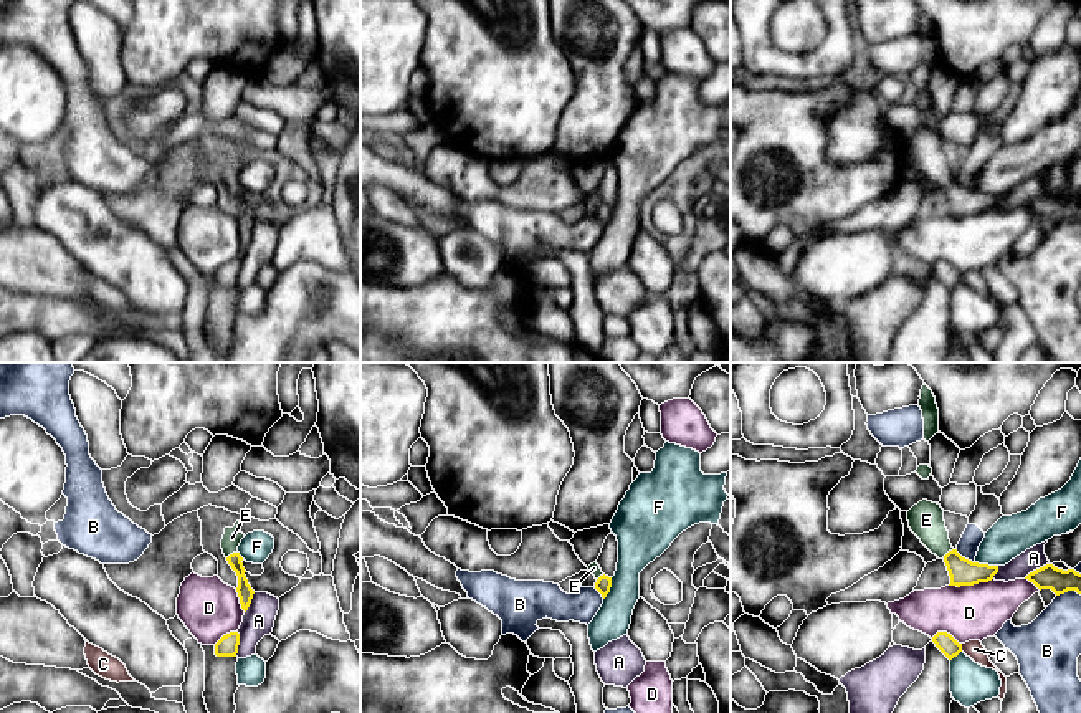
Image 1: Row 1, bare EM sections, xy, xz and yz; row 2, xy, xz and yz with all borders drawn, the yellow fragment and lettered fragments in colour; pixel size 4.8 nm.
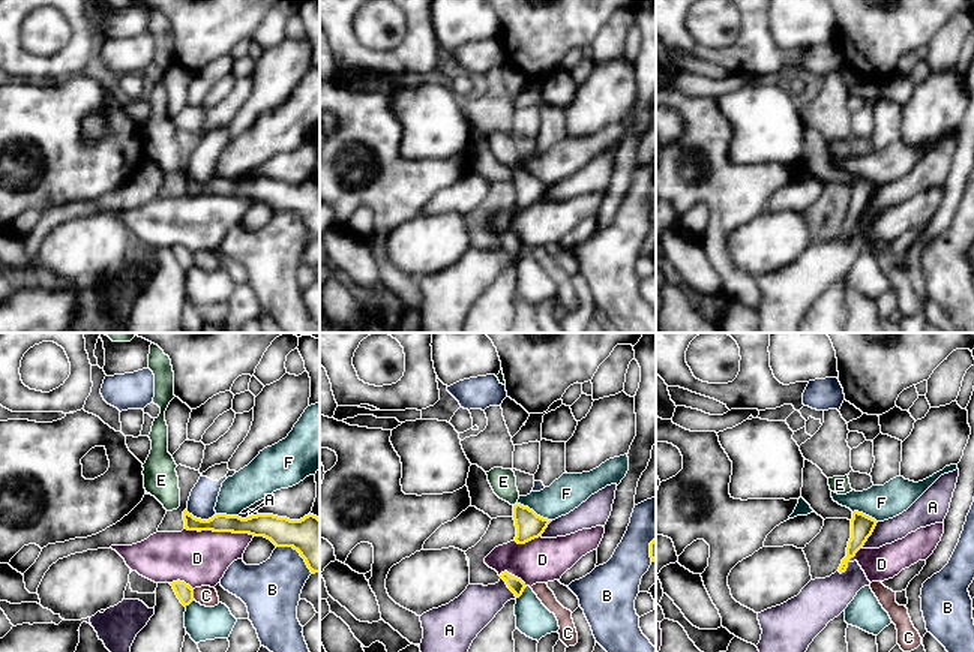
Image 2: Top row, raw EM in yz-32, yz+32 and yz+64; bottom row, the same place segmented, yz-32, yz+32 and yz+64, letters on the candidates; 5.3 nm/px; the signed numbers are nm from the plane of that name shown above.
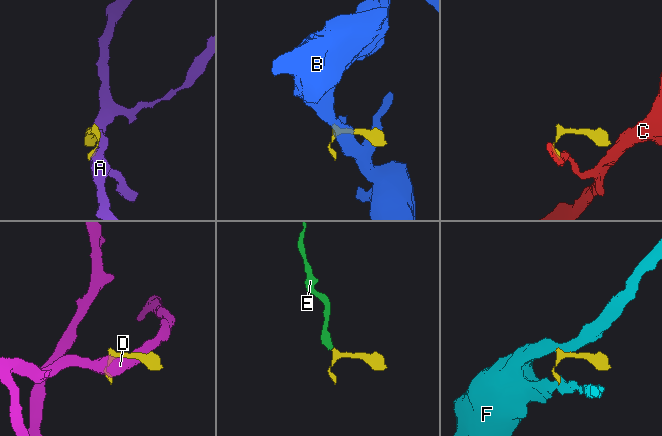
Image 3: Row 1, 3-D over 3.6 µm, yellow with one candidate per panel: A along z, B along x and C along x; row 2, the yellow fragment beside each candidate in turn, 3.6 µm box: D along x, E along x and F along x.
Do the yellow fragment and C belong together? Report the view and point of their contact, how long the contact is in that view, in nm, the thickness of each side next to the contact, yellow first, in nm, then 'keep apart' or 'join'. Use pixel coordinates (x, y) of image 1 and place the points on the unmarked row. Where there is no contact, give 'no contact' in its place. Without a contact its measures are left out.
contact yz (961, 277); length 40 nm; calibres 90 and 90 nm; keep apart

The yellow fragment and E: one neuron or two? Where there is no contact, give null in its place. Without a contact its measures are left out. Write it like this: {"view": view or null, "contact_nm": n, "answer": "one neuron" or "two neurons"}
{"view": "yz", "contact_nm": 80, "answer": "one neuron"}

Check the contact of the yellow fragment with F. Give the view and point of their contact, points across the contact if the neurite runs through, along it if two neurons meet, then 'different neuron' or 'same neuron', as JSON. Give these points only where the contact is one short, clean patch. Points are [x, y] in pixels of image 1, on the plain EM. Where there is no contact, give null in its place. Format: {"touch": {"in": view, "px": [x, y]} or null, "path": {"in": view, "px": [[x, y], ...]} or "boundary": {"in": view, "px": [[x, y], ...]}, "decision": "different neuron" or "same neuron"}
{"touch": {"in": "yz", "px": [987, 194]}, "decision": "different neuron"}

